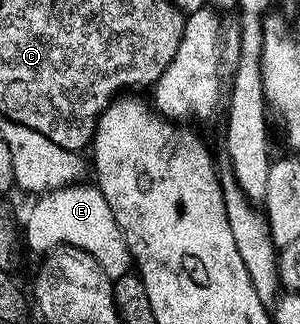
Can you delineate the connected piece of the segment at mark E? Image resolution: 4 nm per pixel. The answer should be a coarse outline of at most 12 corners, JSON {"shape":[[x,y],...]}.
{"shape":[[99,187],[39,195],[22,230],[48,253],[77,247],[108,278],[131,254]]}

